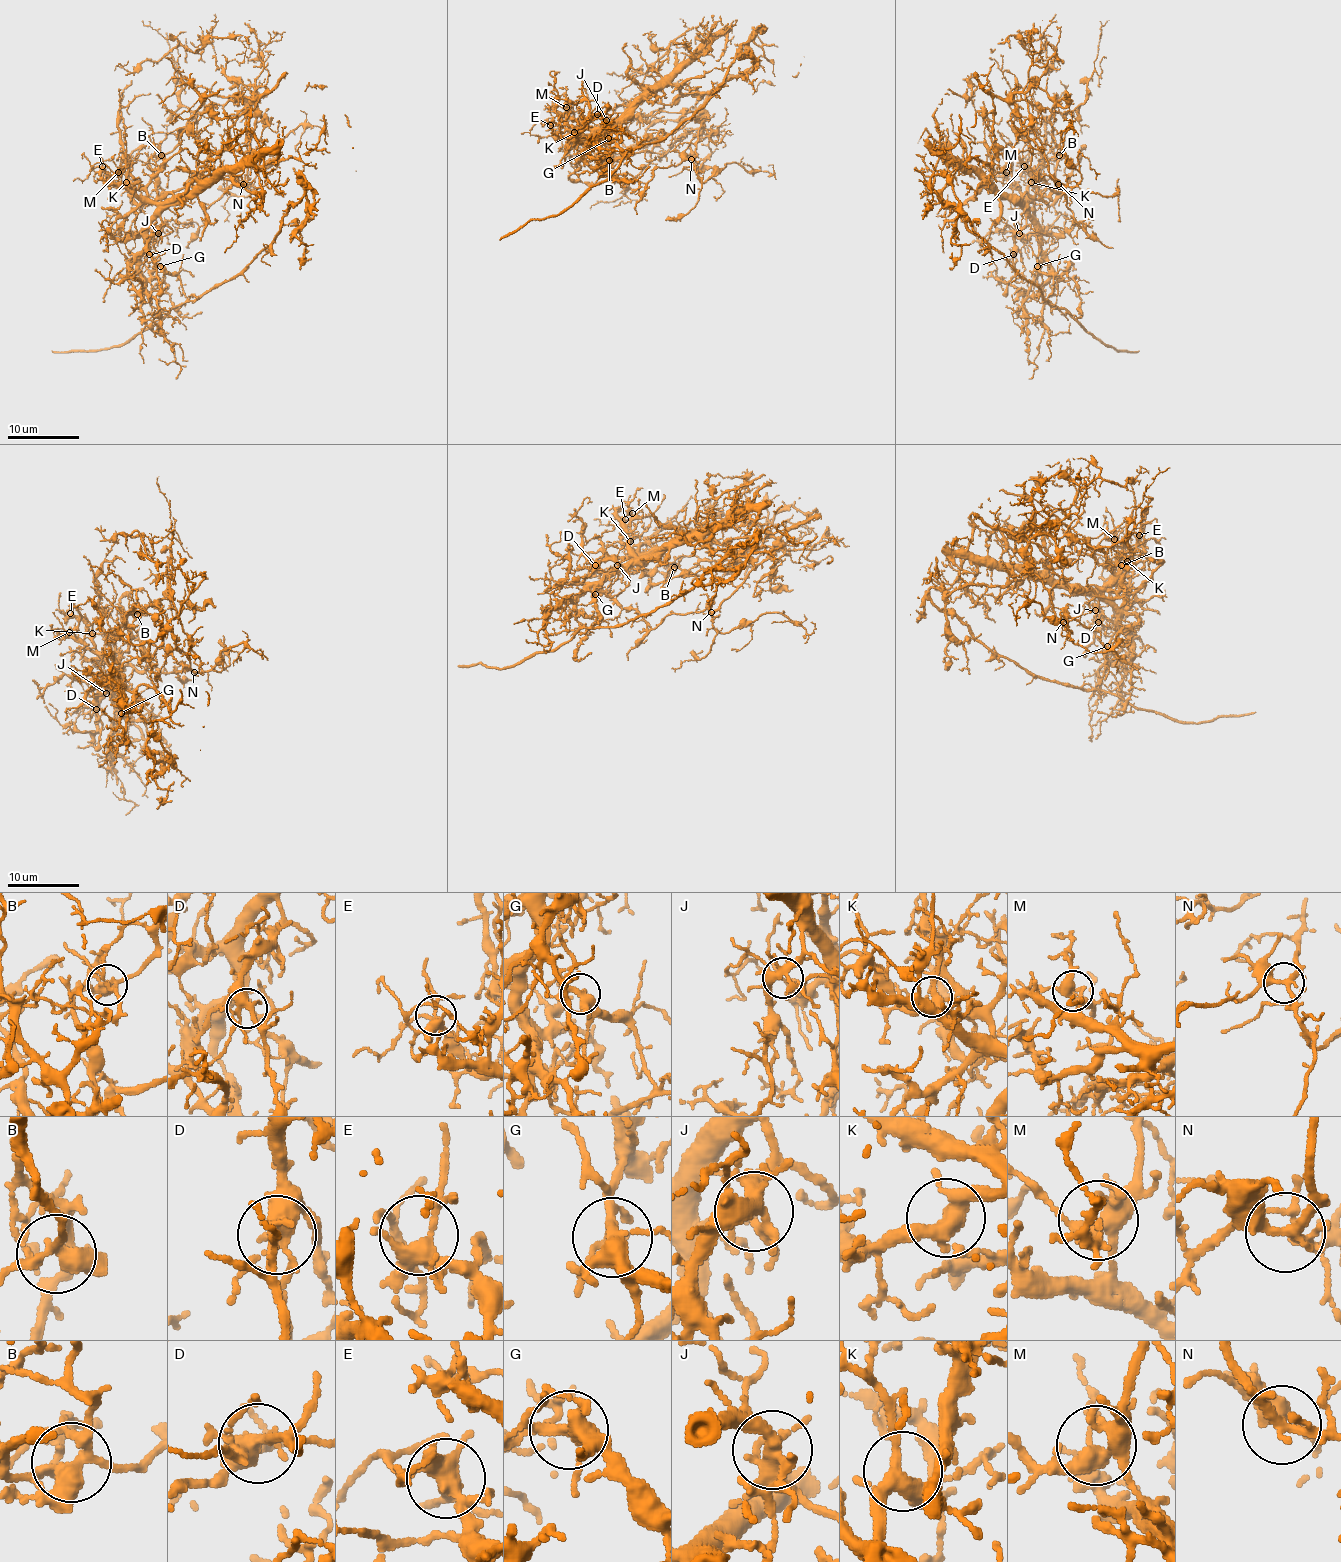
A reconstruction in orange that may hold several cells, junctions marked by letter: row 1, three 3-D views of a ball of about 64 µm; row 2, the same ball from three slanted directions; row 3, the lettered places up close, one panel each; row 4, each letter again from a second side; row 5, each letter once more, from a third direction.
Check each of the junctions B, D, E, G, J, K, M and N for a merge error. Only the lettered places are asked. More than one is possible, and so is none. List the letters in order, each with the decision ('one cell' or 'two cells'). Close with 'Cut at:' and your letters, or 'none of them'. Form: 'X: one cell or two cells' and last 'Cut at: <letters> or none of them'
B: two cells
D: one cell
E: one cell
G: two cells
J: one cell
K: one cell
M: one cell
N: one cell
Cut at: B, G

